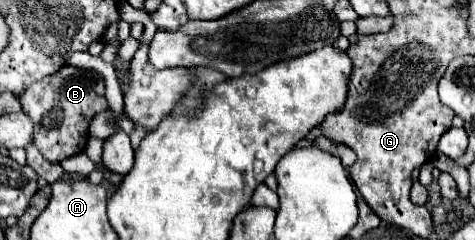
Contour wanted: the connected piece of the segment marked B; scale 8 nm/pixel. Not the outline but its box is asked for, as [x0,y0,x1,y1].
[20,65,106,163]

